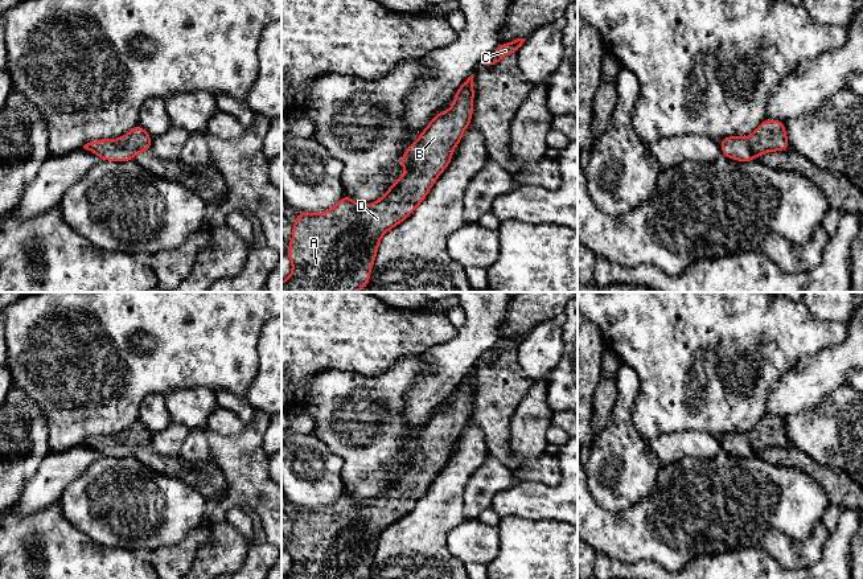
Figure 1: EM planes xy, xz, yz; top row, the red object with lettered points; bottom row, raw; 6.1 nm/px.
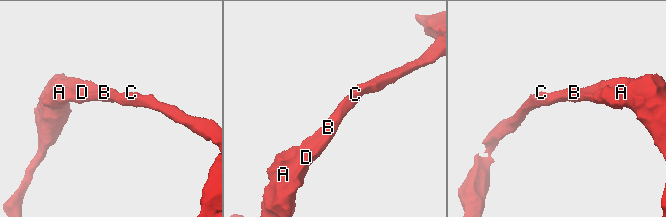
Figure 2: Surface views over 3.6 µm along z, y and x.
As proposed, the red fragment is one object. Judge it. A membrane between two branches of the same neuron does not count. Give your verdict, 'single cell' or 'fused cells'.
single cell

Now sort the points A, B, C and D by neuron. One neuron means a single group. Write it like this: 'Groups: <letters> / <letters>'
Groups: A B C D

